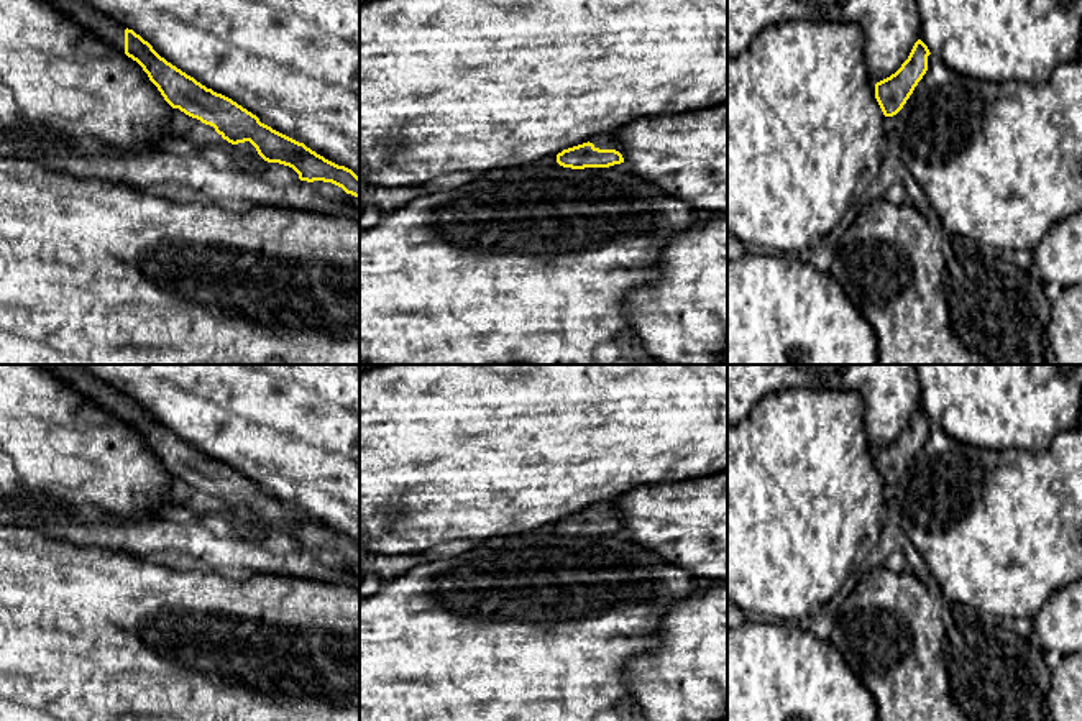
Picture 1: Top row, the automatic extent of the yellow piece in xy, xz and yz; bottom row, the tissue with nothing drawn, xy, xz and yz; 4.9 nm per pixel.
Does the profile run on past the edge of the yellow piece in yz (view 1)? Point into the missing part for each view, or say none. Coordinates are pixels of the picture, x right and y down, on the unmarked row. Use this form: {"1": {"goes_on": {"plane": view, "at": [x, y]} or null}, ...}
{"1": {"goes_on": null}}

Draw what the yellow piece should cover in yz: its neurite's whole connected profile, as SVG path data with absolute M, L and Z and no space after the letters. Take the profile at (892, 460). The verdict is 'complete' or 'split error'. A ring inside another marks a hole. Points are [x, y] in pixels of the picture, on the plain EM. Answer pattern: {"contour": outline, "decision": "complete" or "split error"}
{"contour": "M918 407L901 435L875 452L875 466L885 484L896 483L928 439L928 414Z", "decision": "complete"}

